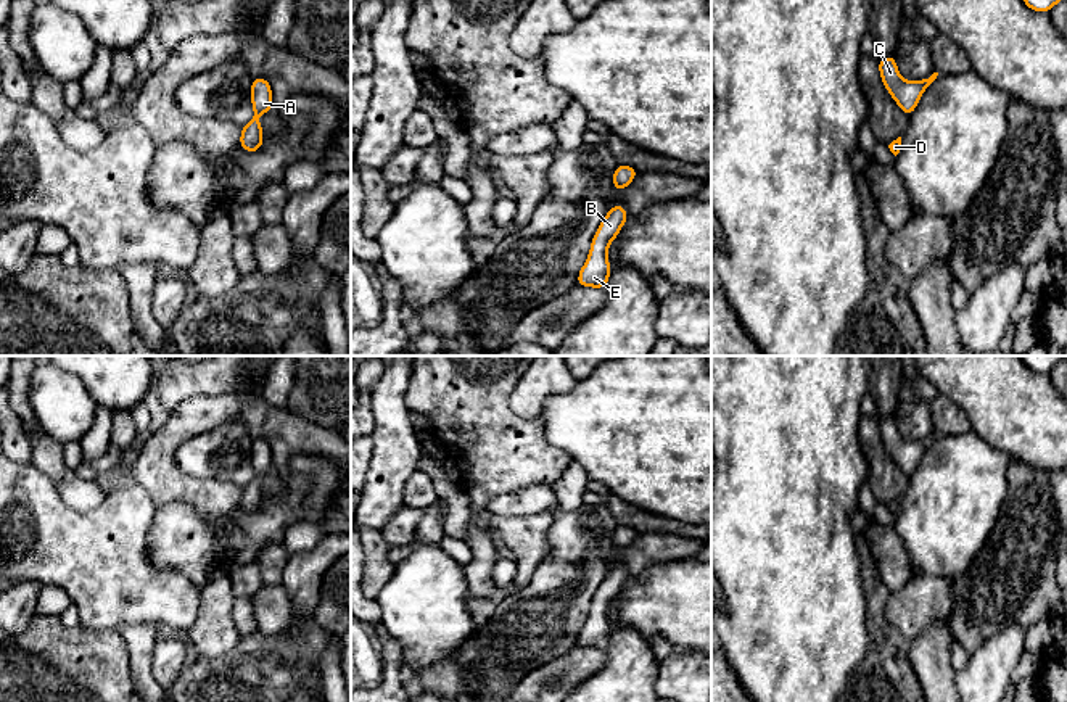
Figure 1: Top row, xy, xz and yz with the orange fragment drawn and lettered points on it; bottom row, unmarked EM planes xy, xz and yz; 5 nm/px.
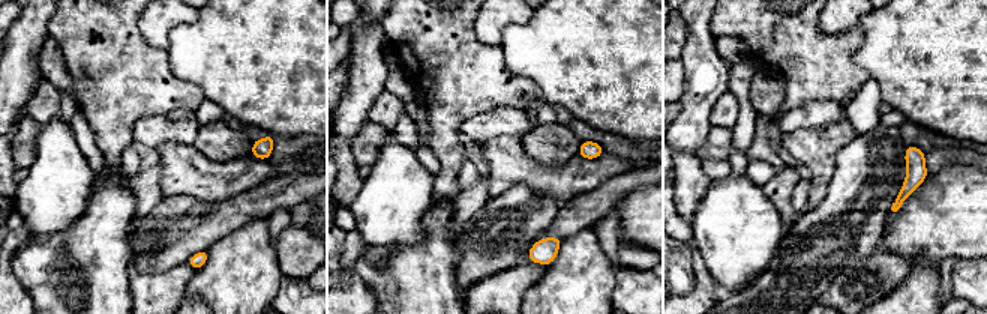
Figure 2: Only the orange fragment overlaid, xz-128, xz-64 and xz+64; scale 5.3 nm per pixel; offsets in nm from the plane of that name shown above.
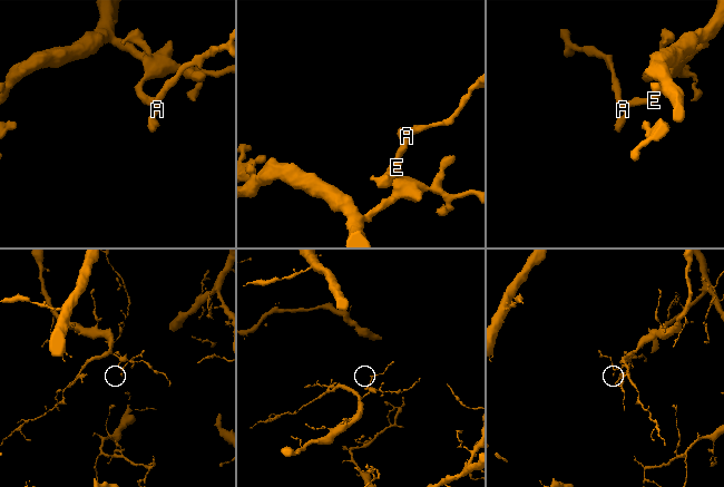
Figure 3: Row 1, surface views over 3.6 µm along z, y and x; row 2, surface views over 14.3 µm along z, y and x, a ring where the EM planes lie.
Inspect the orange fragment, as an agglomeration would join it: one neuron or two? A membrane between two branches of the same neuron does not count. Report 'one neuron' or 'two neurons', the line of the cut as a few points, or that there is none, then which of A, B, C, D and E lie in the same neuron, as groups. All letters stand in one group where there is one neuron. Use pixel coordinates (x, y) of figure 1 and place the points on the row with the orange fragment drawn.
one neuron; no cut; A B C D E

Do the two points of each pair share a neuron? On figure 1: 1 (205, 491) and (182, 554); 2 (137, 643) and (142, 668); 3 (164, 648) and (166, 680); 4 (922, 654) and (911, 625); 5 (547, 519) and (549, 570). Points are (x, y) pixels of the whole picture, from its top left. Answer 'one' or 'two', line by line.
1: two
2: one
3: one
4: two
5: two

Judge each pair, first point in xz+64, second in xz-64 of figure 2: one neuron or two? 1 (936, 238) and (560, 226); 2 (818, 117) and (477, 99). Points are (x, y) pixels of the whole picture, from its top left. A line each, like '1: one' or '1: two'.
1: two
2: two

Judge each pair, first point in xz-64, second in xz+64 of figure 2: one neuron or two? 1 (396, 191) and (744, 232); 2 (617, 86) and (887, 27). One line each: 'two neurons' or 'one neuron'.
1: one neuron
2: one neuron

